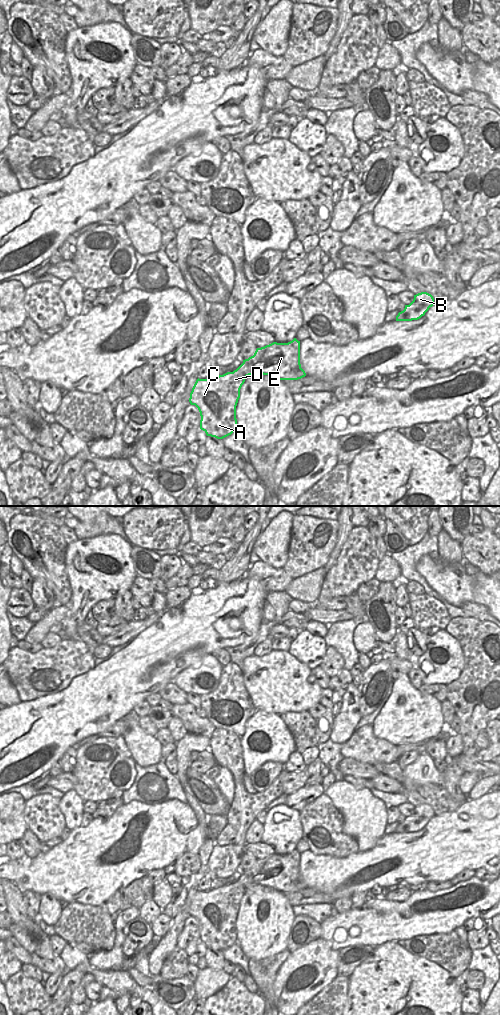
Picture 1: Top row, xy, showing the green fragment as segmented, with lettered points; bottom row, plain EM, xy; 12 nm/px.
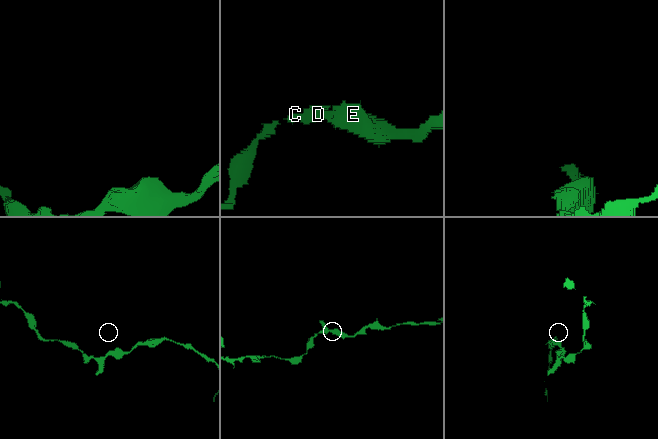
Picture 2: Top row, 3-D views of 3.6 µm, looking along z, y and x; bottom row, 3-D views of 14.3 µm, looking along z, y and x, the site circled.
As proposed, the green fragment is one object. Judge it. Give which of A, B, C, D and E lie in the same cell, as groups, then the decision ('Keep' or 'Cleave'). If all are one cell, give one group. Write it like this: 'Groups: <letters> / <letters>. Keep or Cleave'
Groups: A B C D E. Keep

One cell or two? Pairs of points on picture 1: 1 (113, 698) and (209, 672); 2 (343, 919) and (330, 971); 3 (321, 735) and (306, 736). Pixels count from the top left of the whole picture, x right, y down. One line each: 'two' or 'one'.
1: two
2: two
3: two

